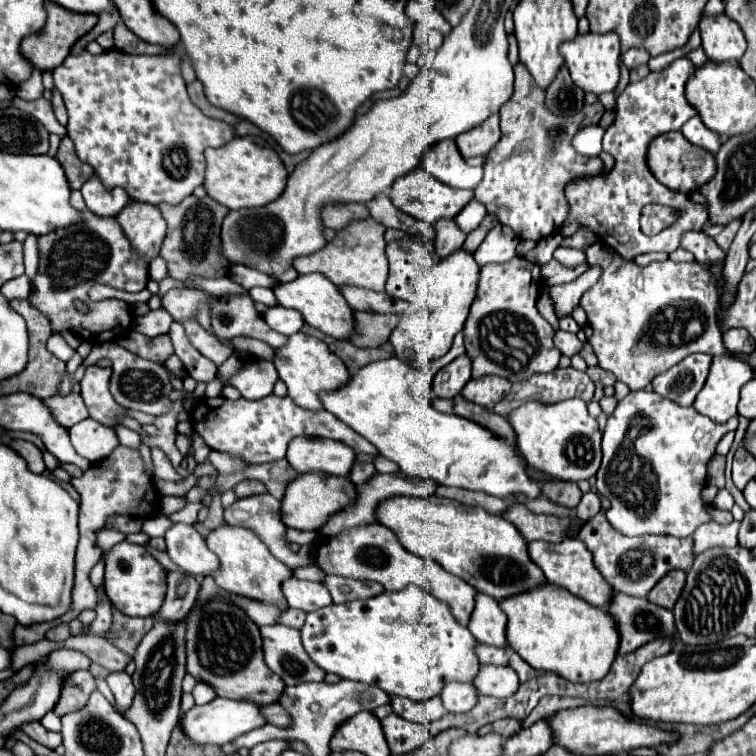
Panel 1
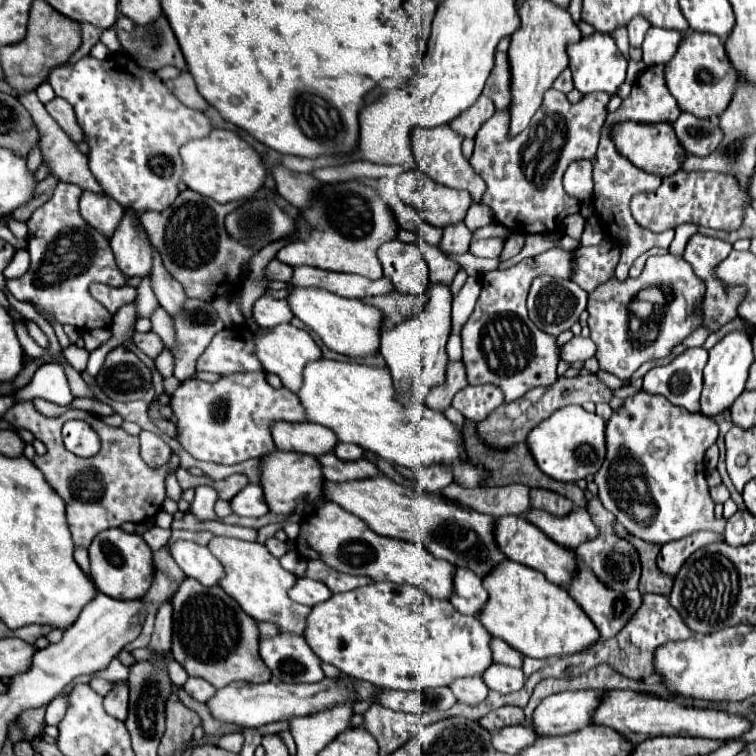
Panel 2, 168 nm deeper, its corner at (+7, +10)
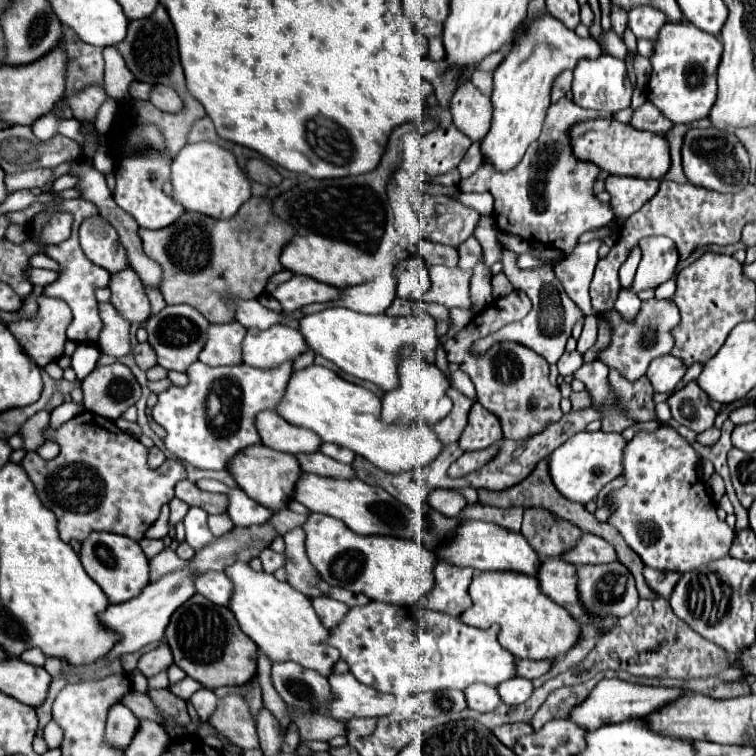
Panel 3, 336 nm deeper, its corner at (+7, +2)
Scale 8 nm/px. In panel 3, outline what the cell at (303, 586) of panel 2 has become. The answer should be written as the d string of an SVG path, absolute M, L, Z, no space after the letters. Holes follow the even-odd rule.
M316 597L316 599L312 599L312 605L314 605L314 611L326 629L334 629L350 611L348 605L334 601L330 597Z

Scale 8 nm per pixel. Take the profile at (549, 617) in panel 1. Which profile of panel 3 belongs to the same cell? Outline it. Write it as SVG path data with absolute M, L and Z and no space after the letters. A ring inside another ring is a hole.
M484 571L472 577L468 587L472 607L468 607L458 619L466 625L486 629L498 625L498 641L506 649L512 649L520 659L544 659L560 657L566 653L580 637L580 625L568 615L566 609L546 599L540 593L536 577L518 571Z

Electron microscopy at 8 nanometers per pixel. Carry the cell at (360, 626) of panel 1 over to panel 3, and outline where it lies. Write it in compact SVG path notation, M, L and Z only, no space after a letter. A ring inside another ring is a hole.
M372 601L348 611L344 621L330 631L330 645L340 651L350 665L350 673L364 685L380 693L406 697L436 689L466 689L474 683L498 687L518 677L518 657L504 649L496 635L496 625L476 629L444 613Z

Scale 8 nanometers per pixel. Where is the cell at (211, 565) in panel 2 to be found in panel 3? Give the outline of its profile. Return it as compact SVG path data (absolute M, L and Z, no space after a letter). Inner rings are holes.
M204 573L196 577L194 585L200 595L204 595L208 601L220 607L228 607L234 593L234 585L224 573Z

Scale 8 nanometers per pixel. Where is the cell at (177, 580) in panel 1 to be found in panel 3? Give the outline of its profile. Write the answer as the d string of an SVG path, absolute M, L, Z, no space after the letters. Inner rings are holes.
M160 643L160 647L156 647L154 651L148 651L146 655L140 657L138 671L144 677L154 677L156 673L168 669L170 665L172 665L172 653L170 653L166 643Z

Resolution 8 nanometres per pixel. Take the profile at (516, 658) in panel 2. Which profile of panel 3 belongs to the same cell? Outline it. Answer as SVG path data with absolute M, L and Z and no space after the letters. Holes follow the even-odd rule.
M524 659L520 661L520 677L526 677L526 679L542 677L552 669L552 665L554 665L554 659L542 659L542 661Z

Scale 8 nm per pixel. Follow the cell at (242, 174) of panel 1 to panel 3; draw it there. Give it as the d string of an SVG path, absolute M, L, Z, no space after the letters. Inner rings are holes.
M202 141L184 145L170 169L170 183L174 187L172 199L186 211L196 211L214 219L228 219L250 199L250 181L240 171L236 157L214 143Z

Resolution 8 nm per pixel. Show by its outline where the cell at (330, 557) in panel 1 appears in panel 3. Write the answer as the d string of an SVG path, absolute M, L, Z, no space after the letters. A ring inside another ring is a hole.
M310 513L304 523L308 559L320 577L334 587L362 593L372 601L416 605L420 597L432 589L432 569L436 555L412 539L396 539L384 535L358 535L350 531L340 519Z

